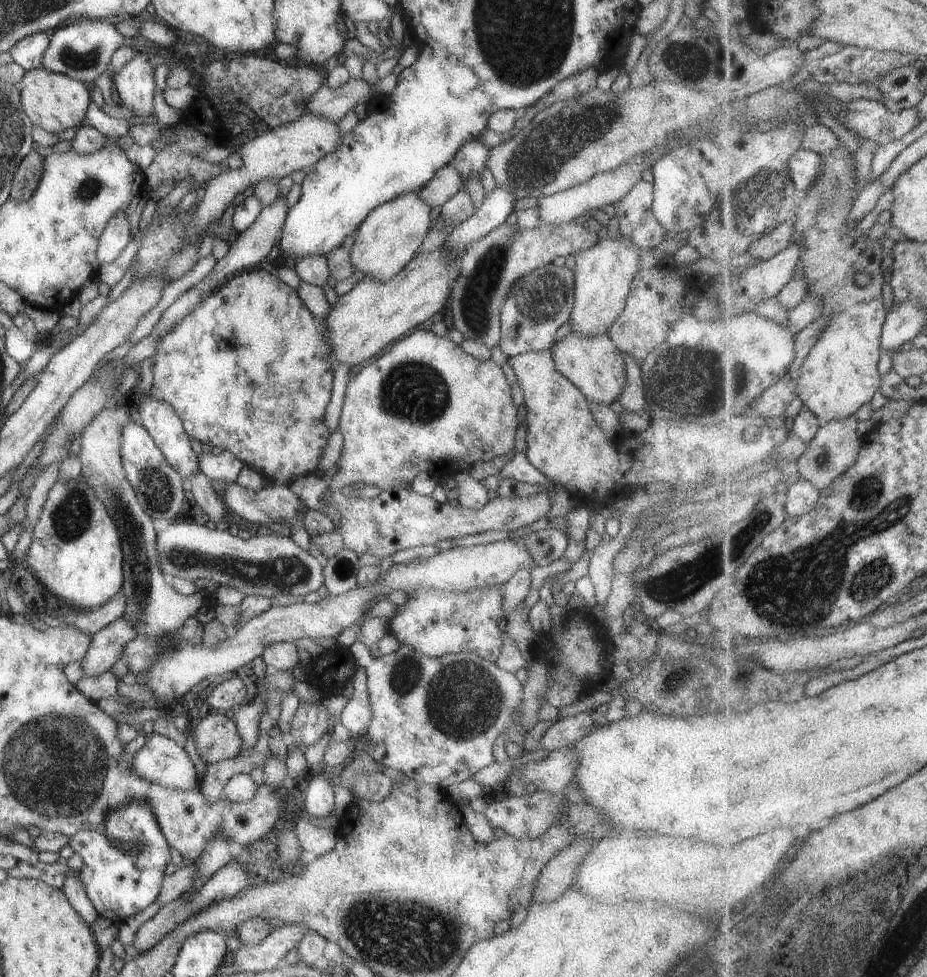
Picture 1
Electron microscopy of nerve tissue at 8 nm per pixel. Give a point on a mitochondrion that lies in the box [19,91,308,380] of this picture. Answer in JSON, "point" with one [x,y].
{"point":[89,188]}

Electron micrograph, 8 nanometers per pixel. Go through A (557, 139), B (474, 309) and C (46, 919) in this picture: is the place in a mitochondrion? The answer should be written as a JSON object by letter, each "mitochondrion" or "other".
{"A":"mitochondrion","B":"mitochondrion","C":"other"}

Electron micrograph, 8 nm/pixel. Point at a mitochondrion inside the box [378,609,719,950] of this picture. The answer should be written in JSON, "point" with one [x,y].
{"point":[464,701]}

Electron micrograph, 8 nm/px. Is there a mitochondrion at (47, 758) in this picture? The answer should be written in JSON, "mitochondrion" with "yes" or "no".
{"mitochondrion":"yes"}

